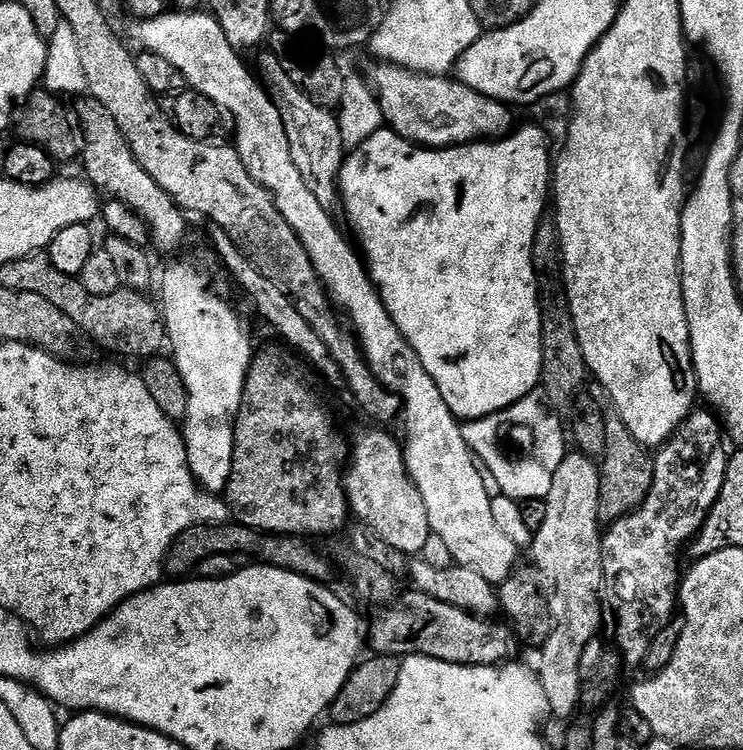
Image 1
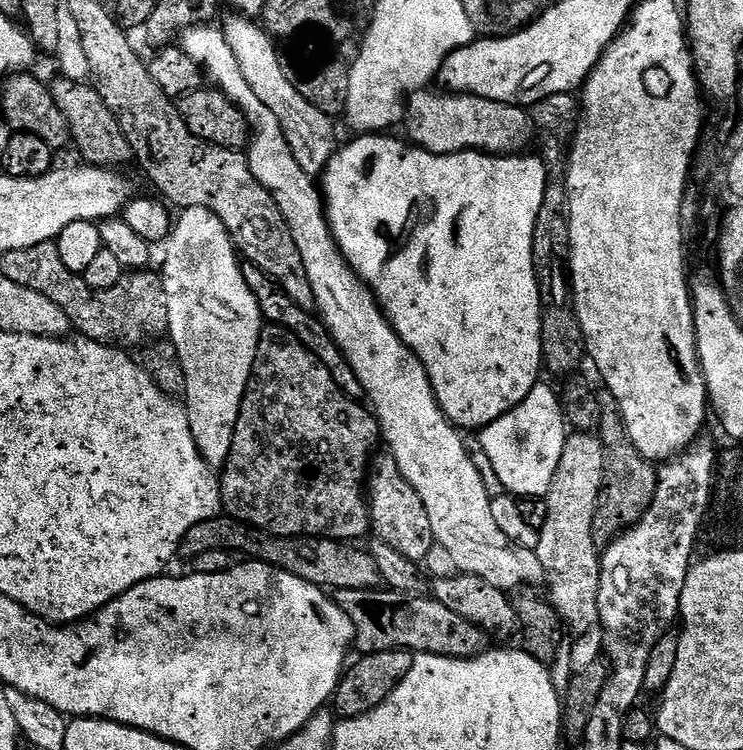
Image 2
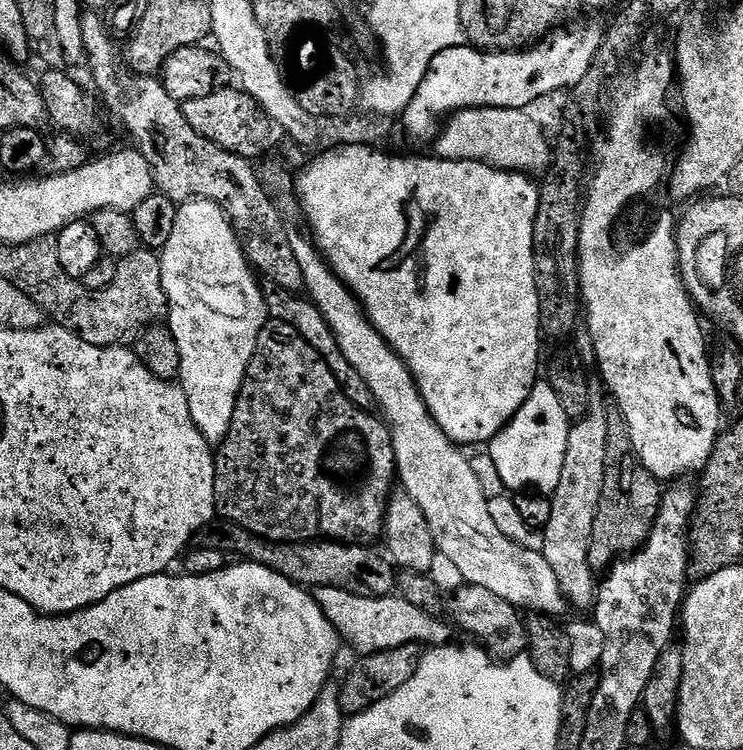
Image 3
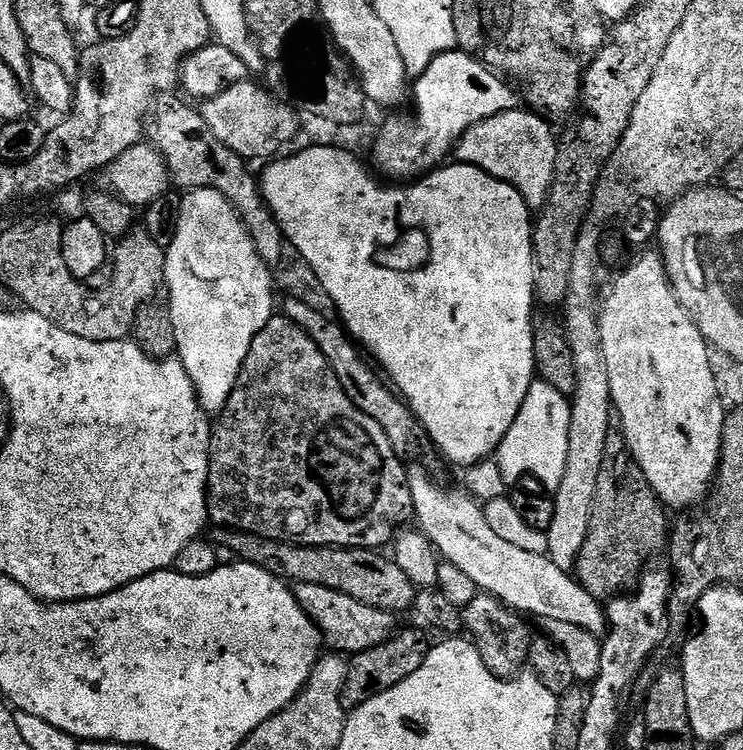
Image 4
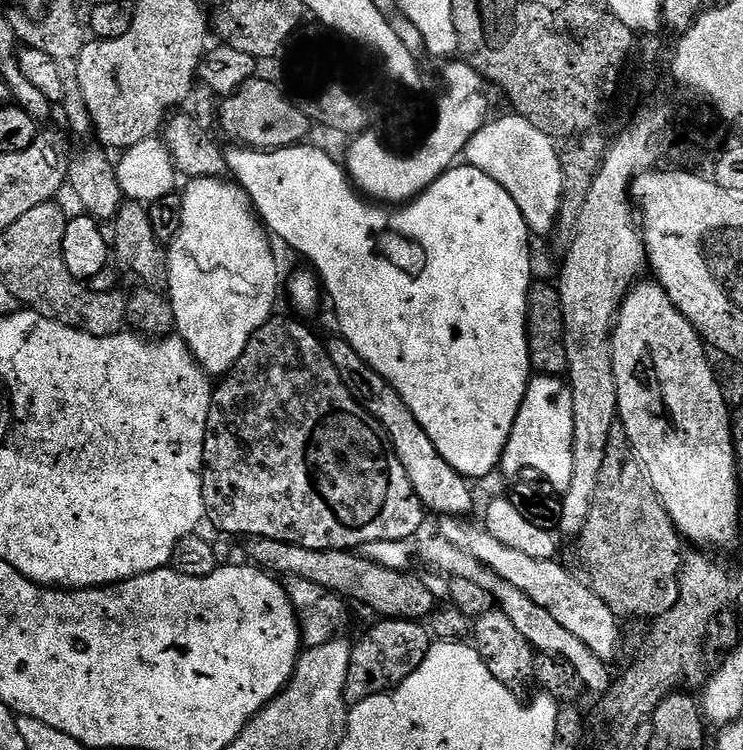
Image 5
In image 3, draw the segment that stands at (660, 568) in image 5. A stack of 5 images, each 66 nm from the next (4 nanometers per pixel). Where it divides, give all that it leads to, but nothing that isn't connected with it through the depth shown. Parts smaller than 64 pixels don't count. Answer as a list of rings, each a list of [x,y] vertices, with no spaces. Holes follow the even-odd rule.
[[[629,458],[609,467],[594,518],[592,541],[588,547],[592,569],[607,570],[617,560],[635,552],[647,542],[650,530],[658,518],[661,495],[661,481],[652,476],[650,470],[642,467],[639,460]]]

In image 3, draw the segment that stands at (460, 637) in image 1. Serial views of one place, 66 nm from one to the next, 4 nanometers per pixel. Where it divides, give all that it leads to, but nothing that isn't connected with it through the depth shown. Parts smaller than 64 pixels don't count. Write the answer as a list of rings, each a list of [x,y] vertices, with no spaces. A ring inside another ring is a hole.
[[[322,586],[315,589],[314,595],[318,606],[322,606],[322,614],[330,618],[341,641],[347,647],[349,644],[356,651],[357,657],[378,654],[382,650],[394,650],[407,644],[448,646],[453,643],[454,628],[447,619],[439,620],[439,615],[418,610],[418,606],[406,602],[399,594],[359,596],[357,592],[334,590],[334,586]]]

